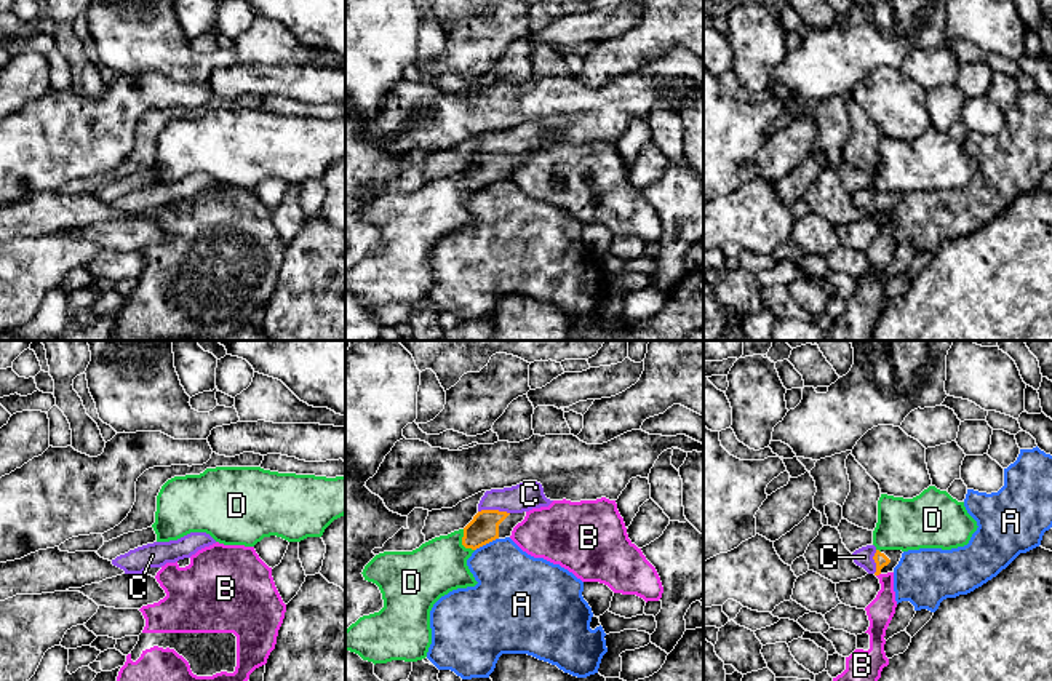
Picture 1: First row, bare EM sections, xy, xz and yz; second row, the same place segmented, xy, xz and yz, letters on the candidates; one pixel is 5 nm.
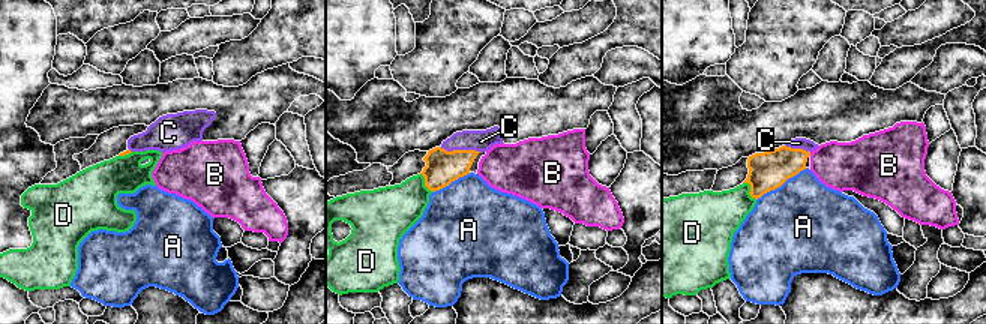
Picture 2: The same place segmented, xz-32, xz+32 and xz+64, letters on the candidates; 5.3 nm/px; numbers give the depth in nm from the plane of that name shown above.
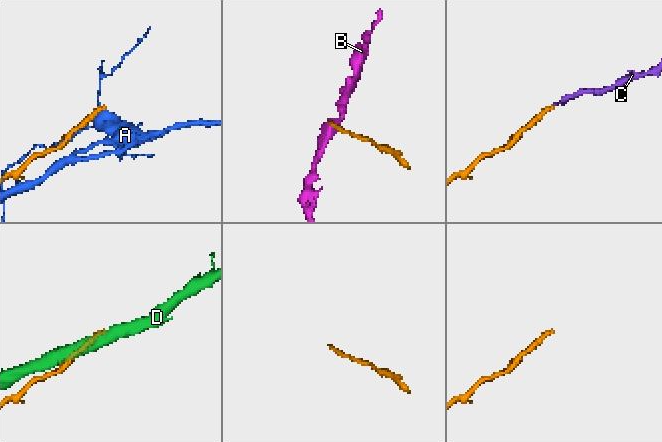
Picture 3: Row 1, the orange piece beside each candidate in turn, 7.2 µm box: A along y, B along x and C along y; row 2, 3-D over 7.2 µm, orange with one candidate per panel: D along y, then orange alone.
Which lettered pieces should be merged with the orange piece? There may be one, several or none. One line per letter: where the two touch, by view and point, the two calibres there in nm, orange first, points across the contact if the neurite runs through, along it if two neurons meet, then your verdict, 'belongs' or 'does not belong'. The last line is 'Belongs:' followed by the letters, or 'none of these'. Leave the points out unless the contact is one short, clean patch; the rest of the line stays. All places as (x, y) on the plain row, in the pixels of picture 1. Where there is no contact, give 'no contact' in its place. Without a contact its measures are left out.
A: meets orange in xz at (486, 184); 150 nm thick on the orange side, 340 nm on the other; does not belong
B: meets orange in yz at (878, 216); 70 nm thick on the orange side, 140 nm on the other; border along yz (880, 215), (876, 218); does not belong
C: meets orange in xz at (494, 152); 150 nm thick on the orange side, 140 nm on the other; runs through xz (483, 170), (494, 152), (506, 143), (529, 136); belongs
D: meets orange in xz at (462, 184); 150 nm thick on the orange side, 280 nm on the other; does not belong
Belongs: C

